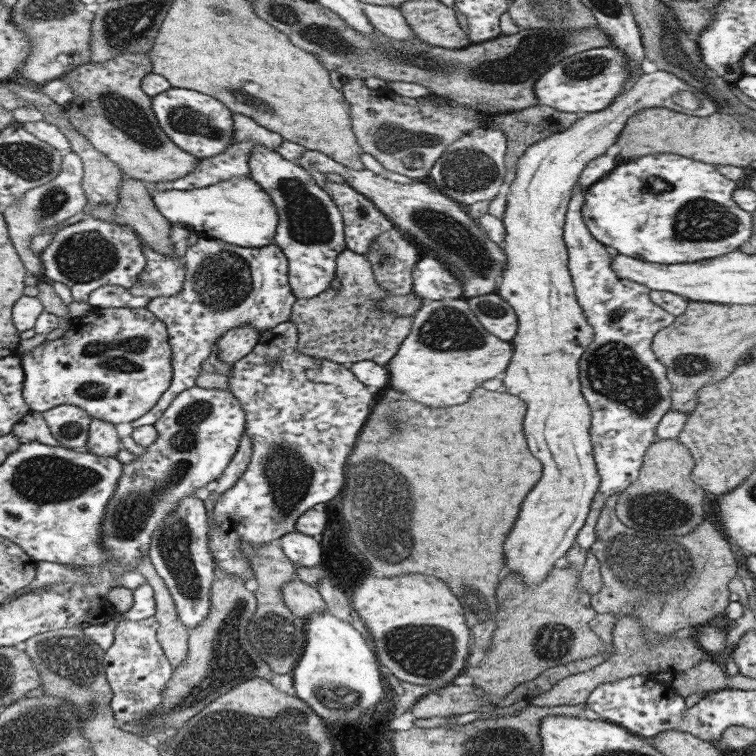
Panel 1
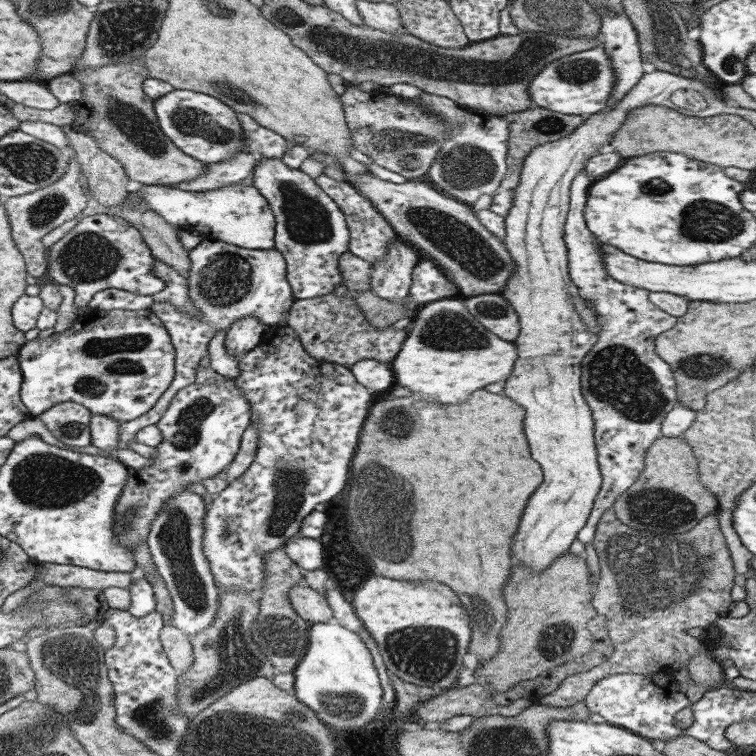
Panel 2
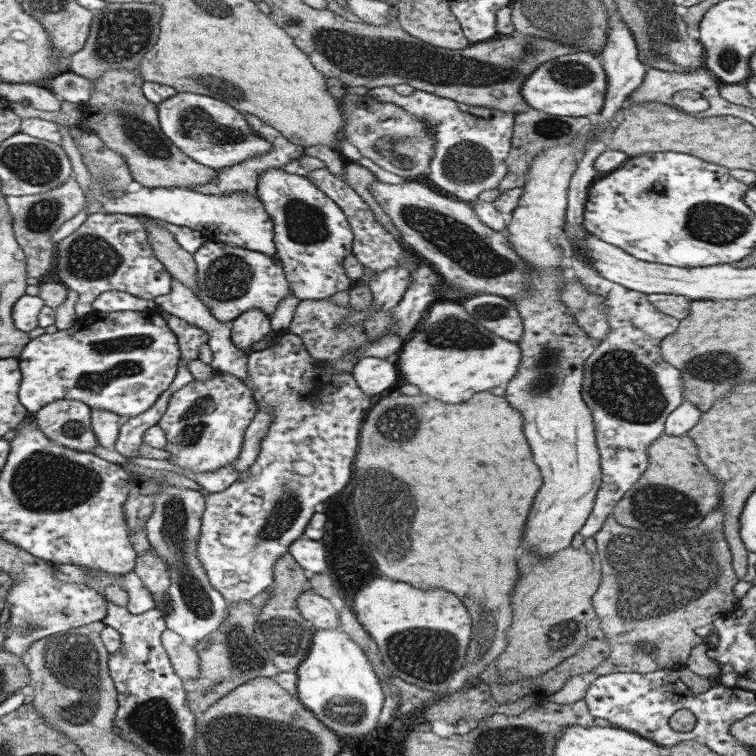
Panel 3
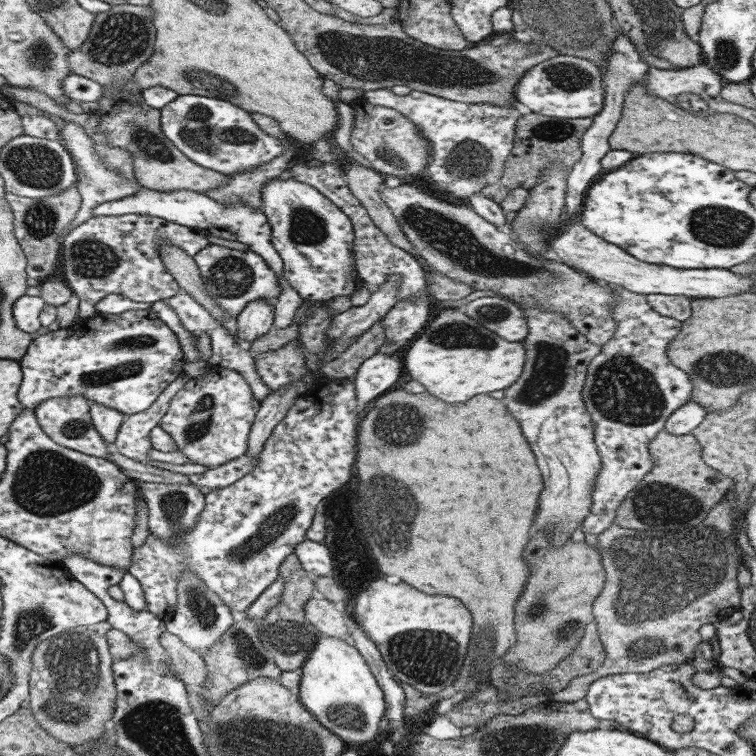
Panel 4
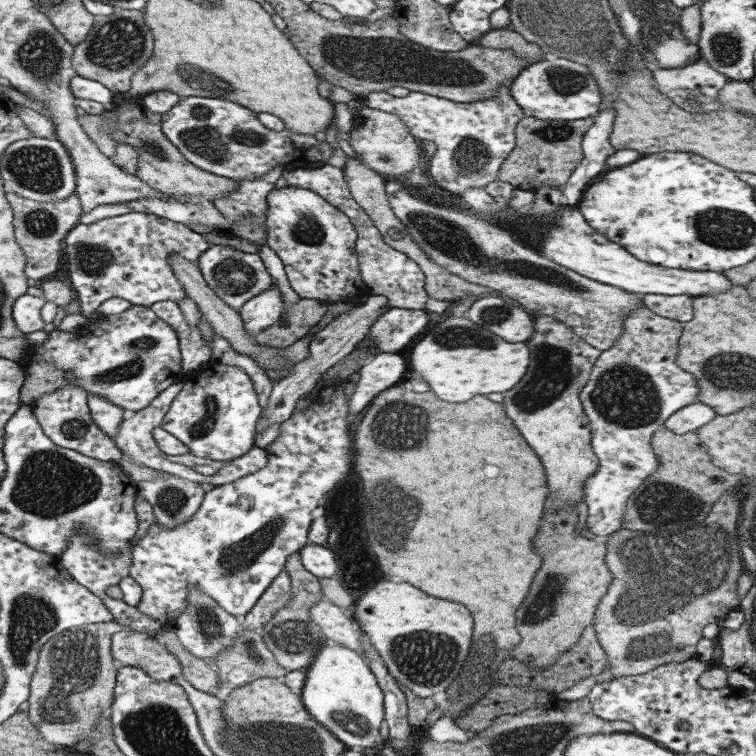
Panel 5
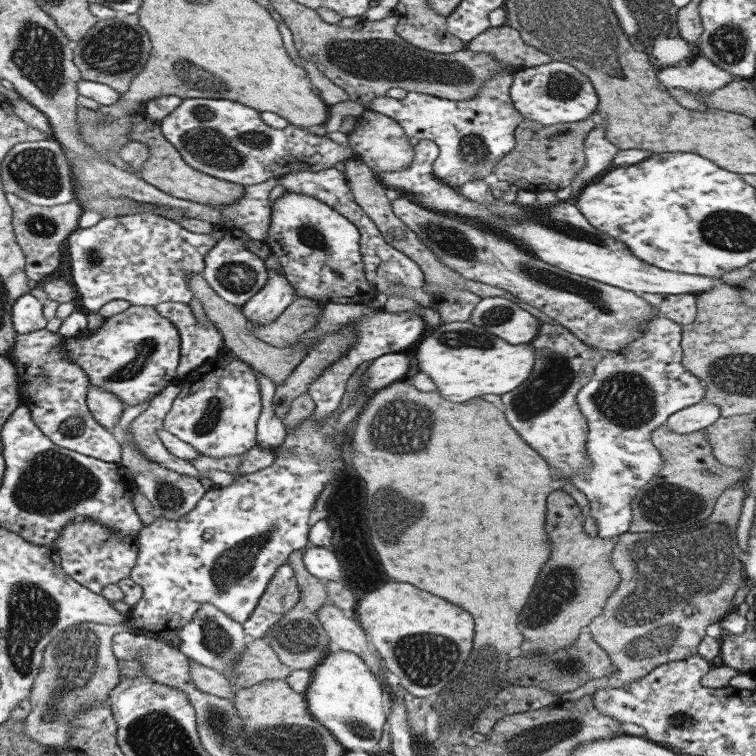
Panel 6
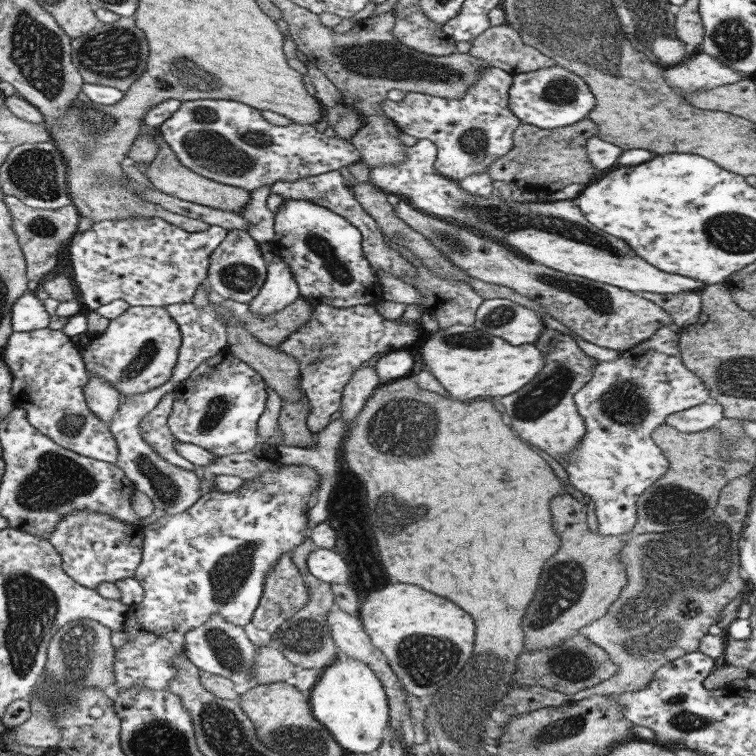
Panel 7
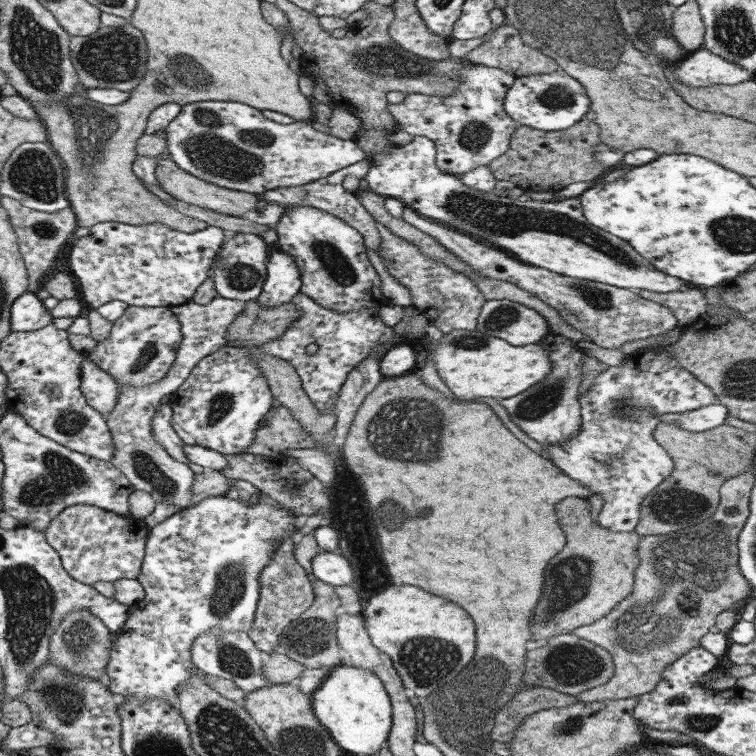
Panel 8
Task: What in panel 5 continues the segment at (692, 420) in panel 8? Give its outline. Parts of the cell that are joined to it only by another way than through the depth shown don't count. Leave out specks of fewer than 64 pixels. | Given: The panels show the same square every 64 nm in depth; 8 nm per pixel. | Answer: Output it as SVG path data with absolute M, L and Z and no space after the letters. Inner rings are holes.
M698 400L694 404L688 404L684 408L678 409L678 412L674 412L666 419L664 426L679 435L694 433L704 424L708 424L716 415L714 408Z

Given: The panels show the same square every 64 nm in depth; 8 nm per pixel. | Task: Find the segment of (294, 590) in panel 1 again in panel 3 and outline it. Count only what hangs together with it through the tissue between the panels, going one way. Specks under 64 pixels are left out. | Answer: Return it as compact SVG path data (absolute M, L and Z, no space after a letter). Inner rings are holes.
M312 589L300 594L297 607L300 614L310 621L316 629L328 630L330 628L332 630L332 628L341 627L338 610L327 598L320 596Z

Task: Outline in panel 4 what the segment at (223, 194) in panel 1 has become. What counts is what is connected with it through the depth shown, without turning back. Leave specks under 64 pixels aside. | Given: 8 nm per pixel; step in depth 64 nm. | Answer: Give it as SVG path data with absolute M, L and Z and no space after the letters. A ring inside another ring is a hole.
M143 187L134 196L126 196L122 200L112 200L112 202L104 202L96 206L91 212L92 217L122 216L127 214L148 215L158 217L159 219L166 219L202 233L209 233L220 238L225 238L226 240L238 240L238 242L248 245L251 252L256 252L266 262L266 265L271 268L279 281L281 292L275 296L275 318L273 326L286 328L293 324L295 313L304 300L286 281L283 261L271 244L271 226L268 224L267 216L262 210L254 210L254 208L242 206L242 204L230 204L230 206L228 204L220 204L220 202L210 198L206 193L186 190L158 192Z

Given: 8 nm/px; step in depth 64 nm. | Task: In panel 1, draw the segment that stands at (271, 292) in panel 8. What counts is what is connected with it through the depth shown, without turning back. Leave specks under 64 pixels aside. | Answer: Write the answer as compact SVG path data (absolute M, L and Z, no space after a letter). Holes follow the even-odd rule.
M250 324L232 328L216 342L218 347L218 357L233 365L236 361L243 359L249 352L252 352L255 344L260 340L261 330Z

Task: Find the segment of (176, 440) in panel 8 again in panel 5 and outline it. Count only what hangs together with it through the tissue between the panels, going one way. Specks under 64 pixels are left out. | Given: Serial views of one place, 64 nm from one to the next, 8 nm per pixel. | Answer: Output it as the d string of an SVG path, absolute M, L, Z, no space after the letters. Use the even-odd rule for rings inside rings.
M180 381L172 384L160 395L156 396L156 398L154 398L154 400L152 400L146 408L136 411L130 418L123 419L121 425L119 426L119 436L115 440L116 446L122 451L122 454L126 454L129 460L133 460L133 462L136 462L137 464L142 464L156 470L163 470L166 473L172 473L200 484L204 484L204 482L210 483L215 487L234 482L239 478L256 472L256 470L260 470L260 468L264 468L264 466L268 464L268 451L256 445L251 447L245 455L242 455L232 461L228 461L226 466L217 470L217 476L212 477L206 476L204 473L199 473L198 471L192 469L192 467L174 463L172 460L166 459L167 454L160 450L152 432L154 428L160 428L162 426L163 418L166 416L166 413L168 412L172 401L175 399L175 396L178 395L183 389L183 384L184 383Z

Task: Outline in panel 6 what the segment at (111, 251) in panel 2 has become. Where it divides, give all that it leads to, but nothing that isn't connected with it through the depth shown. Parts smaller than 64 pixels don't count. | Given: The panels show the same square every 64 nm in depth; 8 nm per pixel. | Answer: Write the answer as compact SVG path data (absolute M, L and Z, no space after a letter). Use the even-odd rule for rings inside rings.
M145 212L102 218L90 228L78 228L68 236L68 256L72 268L72 286L77 292L77 301L90 313L97 313L111 300L127 300L133 306L156 307L164 302L190 304L193 300L189 275L202 275L205 257L226 234L227 227L214 225L212 233L190 232L176 220Z

